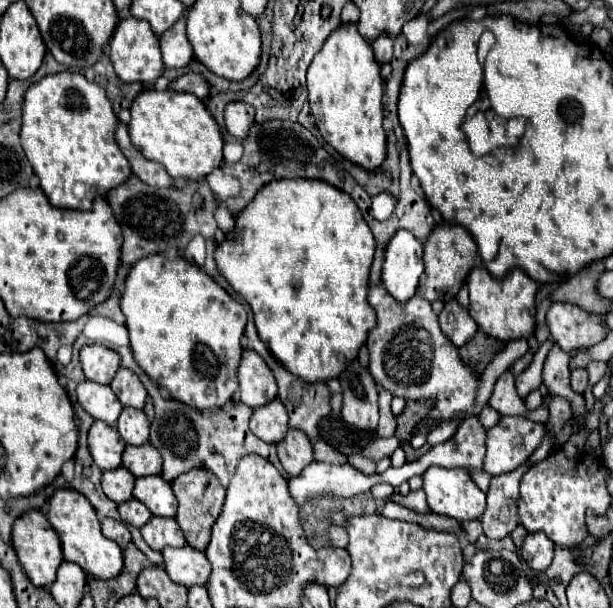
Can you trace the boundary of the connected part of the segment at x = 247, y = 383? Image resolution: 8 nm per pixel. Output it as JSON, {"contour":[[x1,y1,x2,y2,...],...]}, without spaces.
{"contour":[[246,349,242,355,242,363,238,369,240,379,240,401,248,407,256,409,276,399,276,379,268,369,266,361,256,353]]}

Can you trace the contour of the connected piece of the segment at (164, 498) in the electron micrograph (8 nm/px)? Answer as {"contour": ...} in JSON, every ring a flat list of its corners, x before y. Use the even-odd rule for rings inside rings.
{"contour":[[160,475,138,477,136,487,134,487,134,497,142,501,154,515,160,515,160,517,176,515,178,501,172,493,170,483,164,481]]}

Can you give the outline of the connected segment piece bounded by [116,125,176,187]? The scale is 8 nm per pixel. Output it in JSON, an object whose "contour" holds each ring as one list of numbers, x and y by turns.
{"contour":[[118,125,116,141,118,141,122,153,128,157,128,161,130,161,132,171,134,171,136,177,140,177,144,183,148,183,148,185,152,185,152,187,176,187,176,181,166,173,166,169,164,169,160,163,148,161,148,159,132,145,126,125]]}

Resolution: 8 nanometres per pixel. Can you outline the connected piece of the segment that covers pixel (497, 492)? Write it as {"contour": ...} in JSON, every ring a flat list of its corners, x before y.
{"contour":[[528,463,520,465,518,469,492,477,488,495,488,507,482,515,482,529,486,537,506,537,518,525,516,513,516,499,518,499,518,485,522,475,528,471]]}

